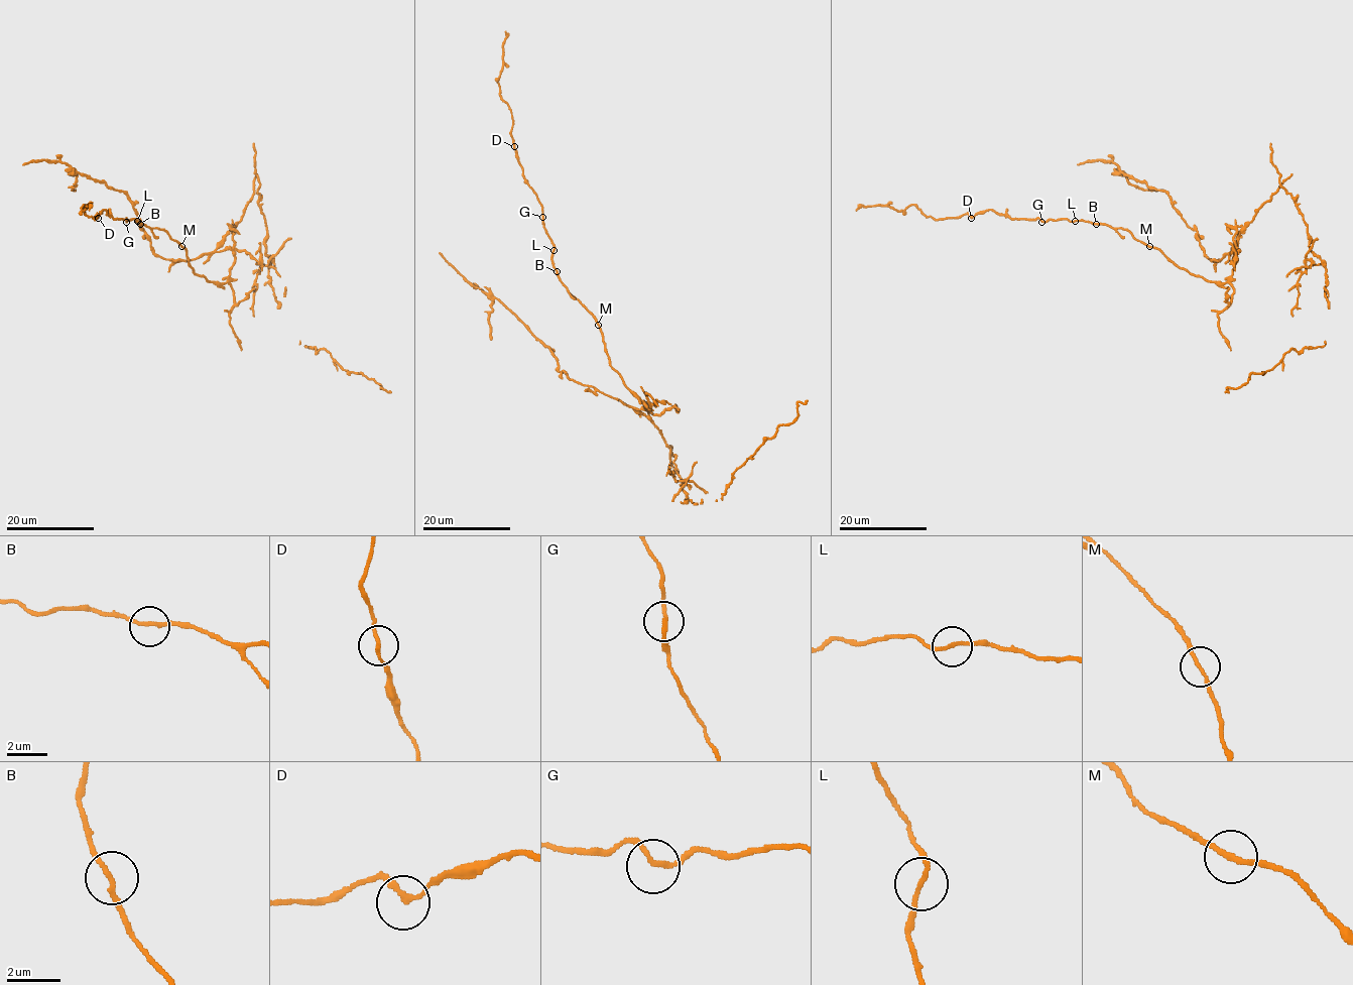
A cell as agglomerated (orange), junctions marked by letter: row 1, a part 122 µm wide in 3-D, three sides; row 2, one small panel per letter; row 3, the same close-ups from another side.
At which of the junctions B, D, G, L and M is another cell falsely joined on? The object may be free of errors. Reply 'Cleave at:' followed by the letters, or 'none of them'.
Cleave at: M

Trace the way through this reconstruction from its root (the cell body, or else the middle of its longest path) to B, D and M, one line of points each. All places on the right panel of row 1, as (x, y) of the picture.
B: (1232, 272), (1225, 283), (1208, 281), (1176, 266), (1157, 248), (1137, 241), (1127, 230), (1096, 224)
D: (1232, 272), (1225, 283), (1208, 281), (1176, 266), (1127, 230), (1104, 224), (1011, 219), (991, 210), (971, 218)
M: (1232, 272), (1225, 283), (1208, 281), (1176, 266), (1157, 248), (1149, 246)

